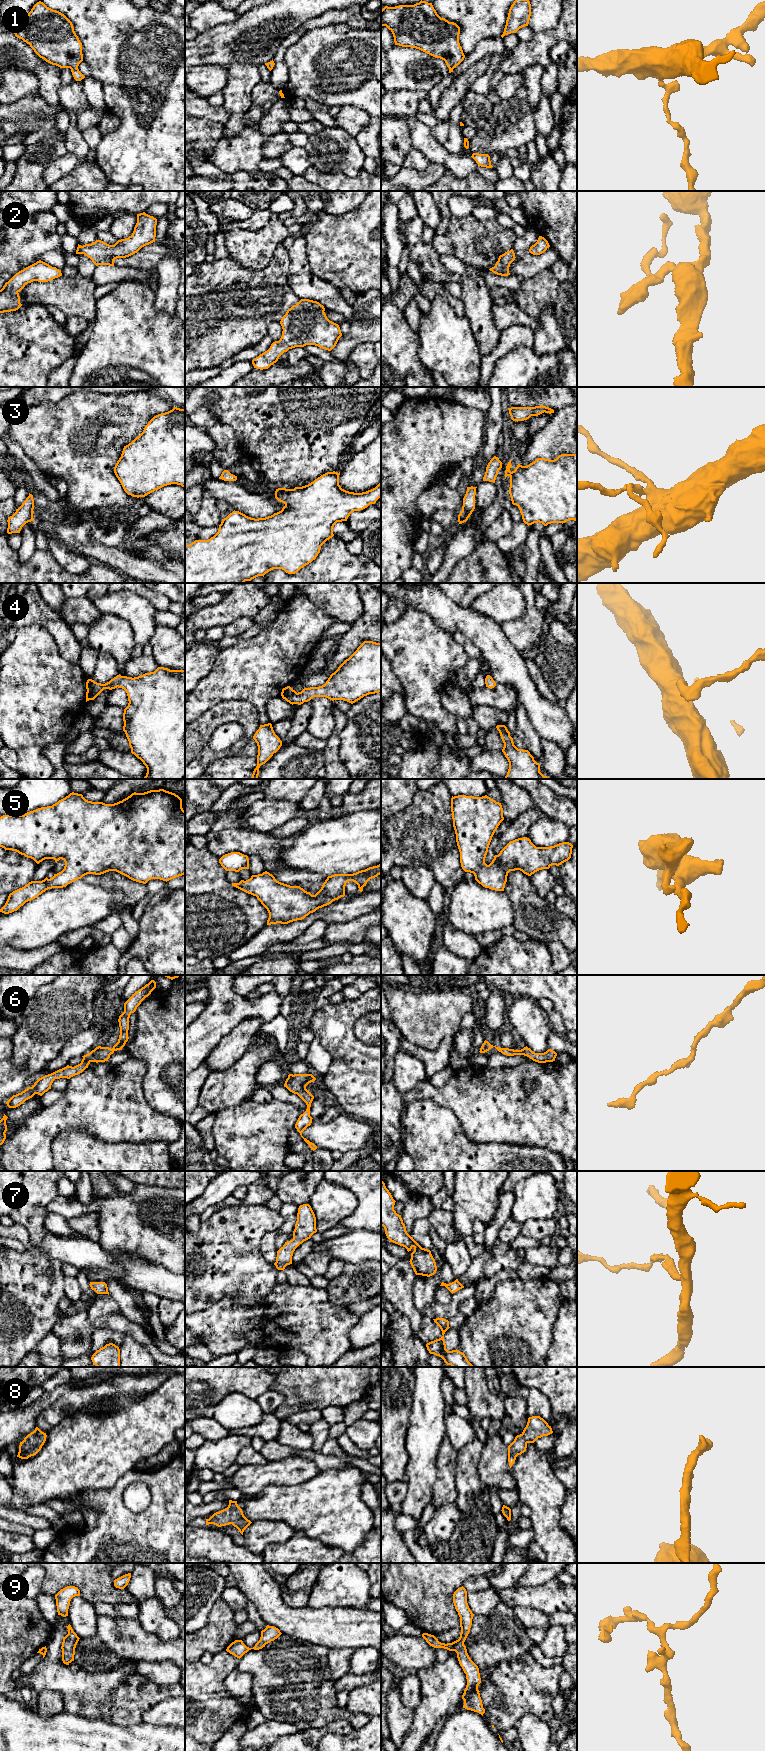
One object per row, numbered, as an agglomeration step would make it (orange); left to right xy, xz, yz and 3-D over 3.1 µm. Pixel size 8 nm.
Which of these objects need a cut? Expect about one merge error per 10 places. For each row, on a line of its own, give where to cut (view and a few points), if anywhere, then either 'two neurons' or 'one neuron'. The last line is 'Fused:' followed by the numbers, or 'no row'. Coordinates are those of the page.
1: no cut | one neuron
2: no cut | one neuron
3: no cut | one neuron
4: no cut | one neuron
5: no cut | one neuron
6: no cut | one neuron
7: no cut | one neuron
8: no cut | one neuron
9: no cut | one neuron
Fused: no row

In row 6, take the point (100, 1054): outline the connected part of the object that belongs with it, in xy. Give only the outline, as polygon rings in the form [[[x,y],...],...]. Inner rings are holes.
[[[151,980],[144,987],[135,992],[125,1003],[124,1012],[119,1016],[118,1022],[120,1027],[120,1035],[118,1042],[113,1046],[101,1047],[98,1046],[90,1053],[82,1056],[83,1059],[80,1064],[72,1067],[67,1065],[66,1067],[59,1069],[51,1074],[45,1075],[39,1078],[32,1087],[28,1087],[21,1093],[13,1095],[7,1102],[9,1108],[16,1108],[23,1104],[26,1100],[32,1098],[35,1094],[42,1096],[45,1092],[51,1089],[51,1085],[55,1079],[67,1078],[82,1073],[91,1062],[105,1062],[108,1061],[110,1055],[117,1050],[122,1050],[128,1041],[128,1030],[129,1030],[129,1018],[134,1013],[141,1002],[148,997],[151,992],[156,988],[156,982]]]

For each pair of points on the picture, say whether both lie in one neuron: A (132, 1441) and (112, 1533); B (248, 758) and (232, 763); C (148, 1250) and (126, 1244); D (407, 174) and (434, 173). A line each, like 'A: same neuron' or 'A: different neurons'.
A: different neurons
B: same neuron
C: same neuron
D: same neuron

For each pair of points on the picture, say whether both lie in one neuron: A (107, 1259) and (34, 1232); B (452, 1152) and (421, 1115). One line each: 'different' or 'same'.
A: different
B: same

